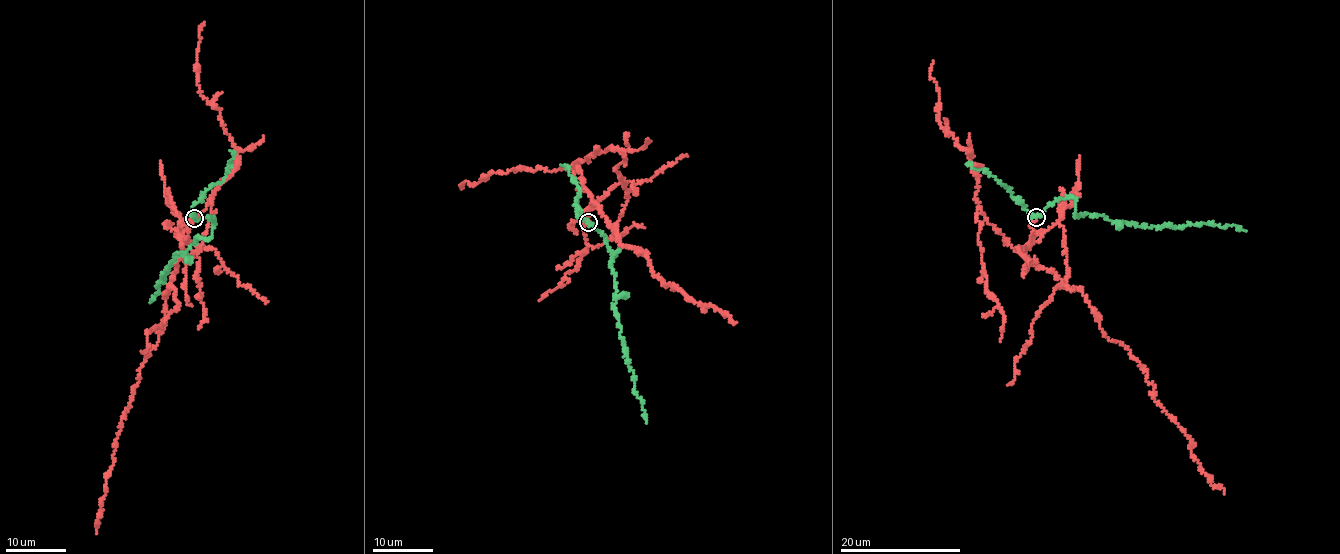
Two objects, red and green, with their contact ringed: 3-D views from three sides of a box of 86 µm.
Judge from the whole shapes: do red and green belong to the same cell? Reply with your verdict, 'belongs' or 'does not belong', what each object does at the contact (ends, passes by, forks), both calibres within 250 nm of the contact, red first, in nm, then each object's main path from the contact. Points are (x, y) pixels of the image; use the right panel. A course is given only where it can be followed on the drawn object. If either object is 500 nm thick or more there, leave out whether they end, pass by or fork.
does not belong | red ends | green ends | 120/340 nm | red via (1036, 216), (1027, 259), (1083, 292), (1099, 325), (1145, 369), (1154, 399), (1190, 439), (1201, 472), (1224, 495) | green via (1036, 216), (1073, 197), (1076, 217), (1098, 215), (1151, 228), (1206, 223), (1246, 230)

